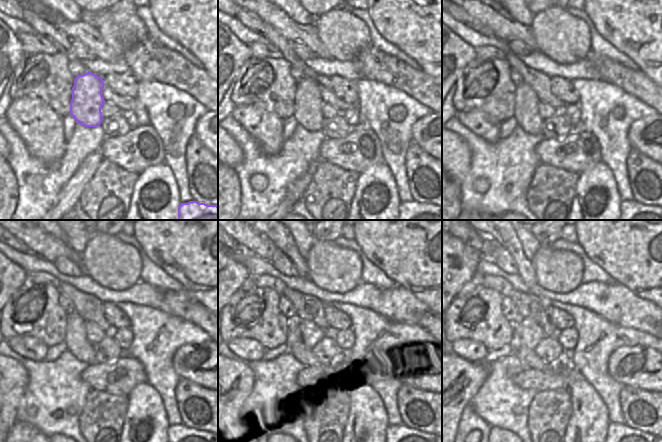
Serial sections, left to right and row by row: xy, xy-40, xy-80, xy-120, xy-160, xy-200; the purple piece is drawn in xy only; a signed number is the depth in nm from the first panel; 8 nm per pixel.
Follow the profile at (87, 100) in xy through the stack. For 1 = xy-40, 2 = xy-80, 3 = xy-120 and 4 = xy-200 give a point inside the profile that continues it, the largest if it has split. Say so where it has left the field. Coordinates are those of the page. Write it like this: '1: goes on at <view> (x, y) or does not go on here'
1: goes on at xy-40 (308, 101)
2: goes on at xy-80 (526, 115)
3: goes on at xy-120 (78, 344)
4: goes on at xy-200 (527, 356)

